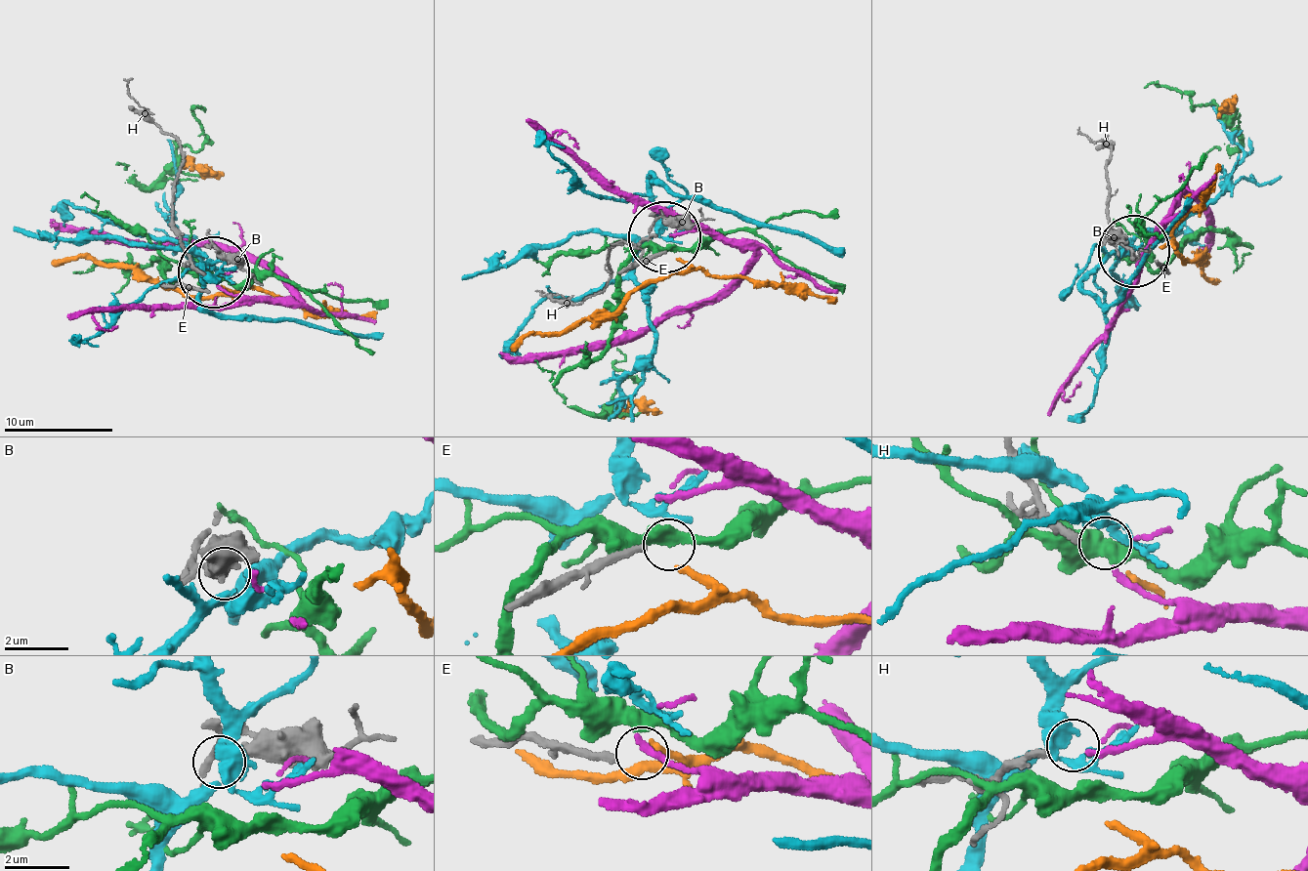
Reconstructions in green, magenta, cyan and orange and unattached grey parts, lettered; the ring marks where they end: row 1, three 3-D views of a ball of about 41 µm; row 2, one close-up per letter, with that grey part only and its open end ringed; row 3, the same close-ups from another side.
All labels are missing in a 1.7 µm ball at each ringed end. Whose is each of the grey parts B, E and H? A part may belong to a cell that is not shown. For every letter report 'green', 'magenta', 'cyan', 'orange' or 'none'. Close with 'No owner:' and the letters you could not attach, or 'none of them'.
B: none
E: none
H: magenta
No owner: B, E

